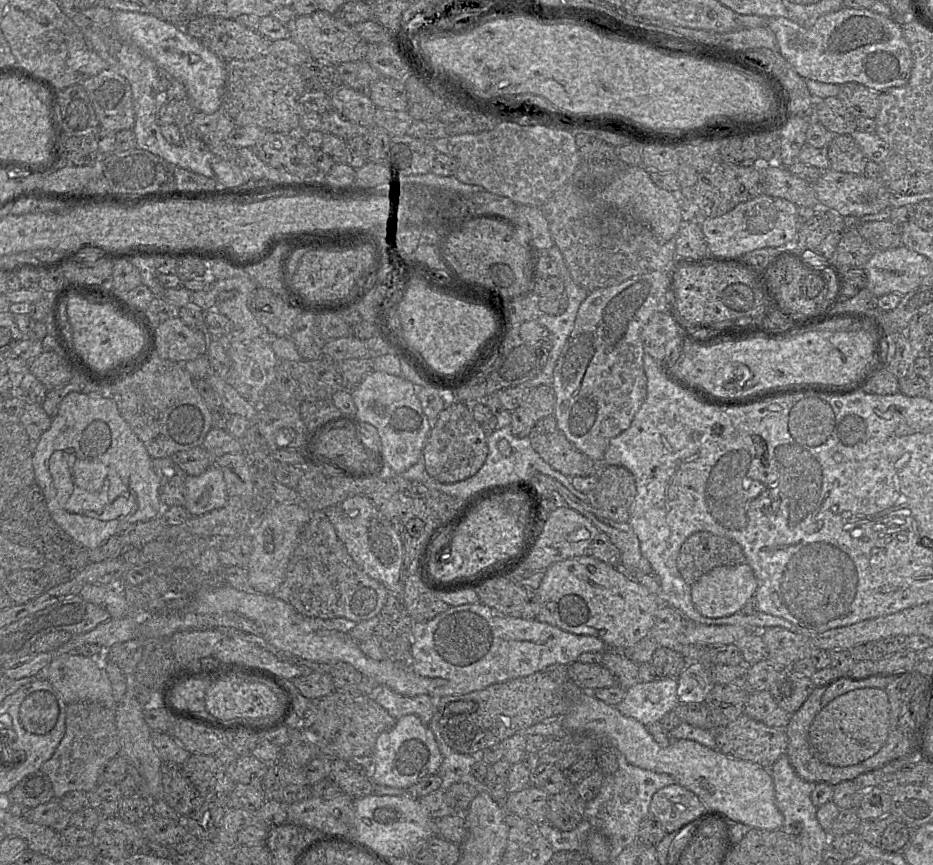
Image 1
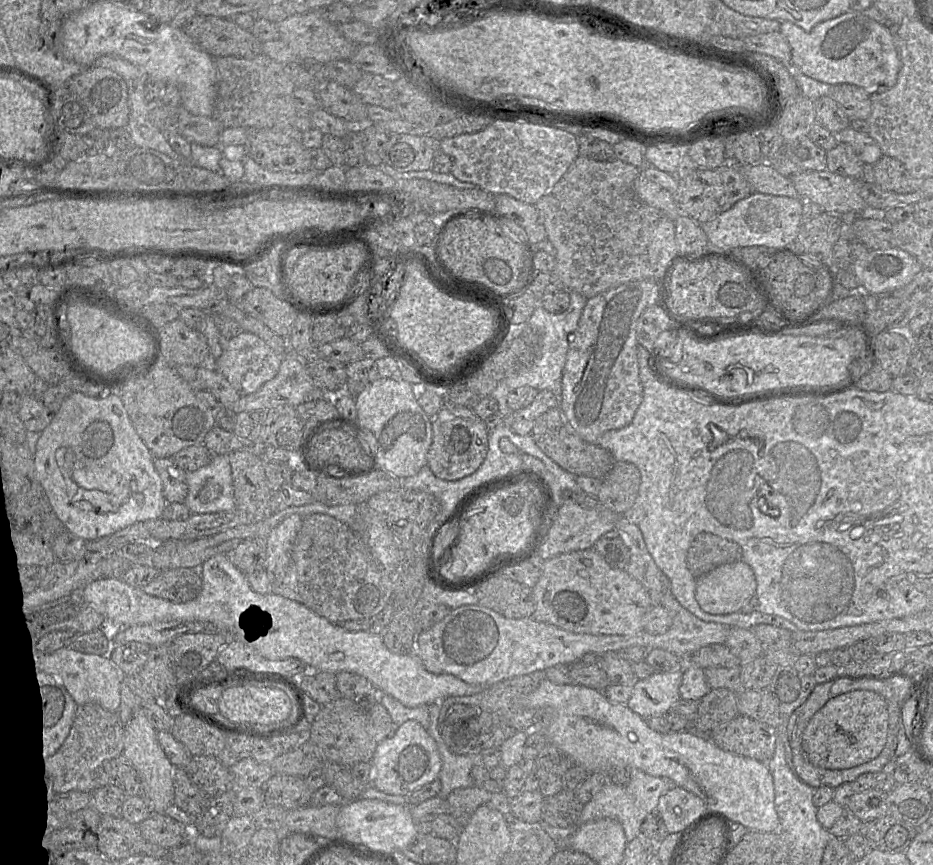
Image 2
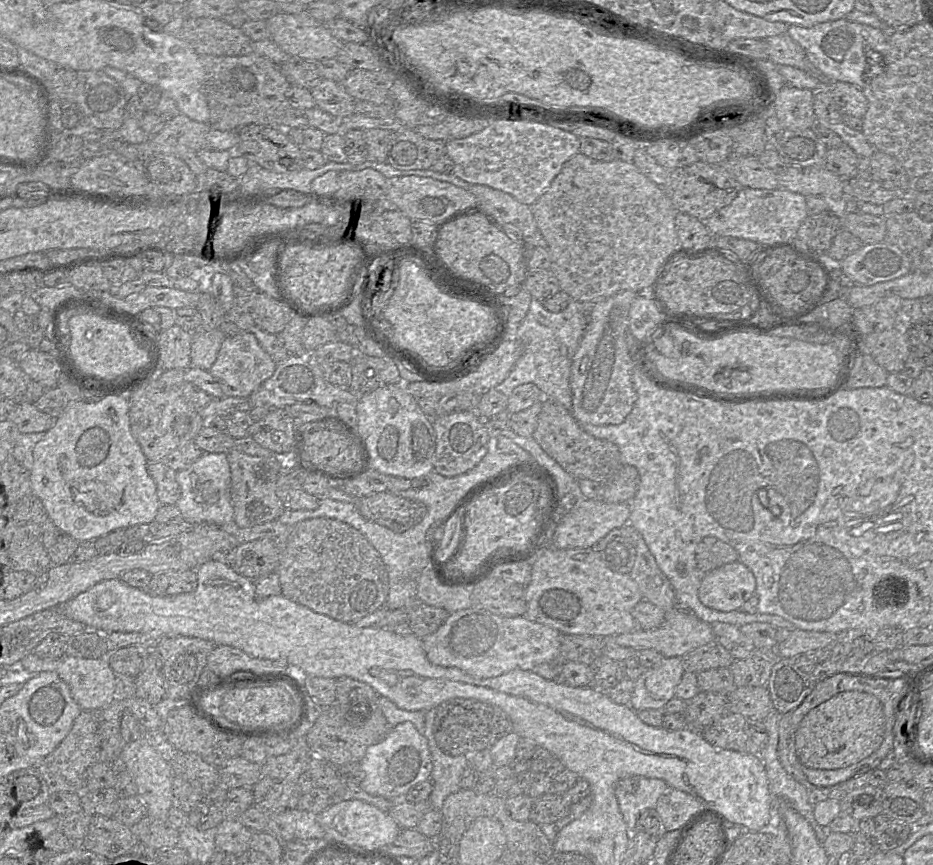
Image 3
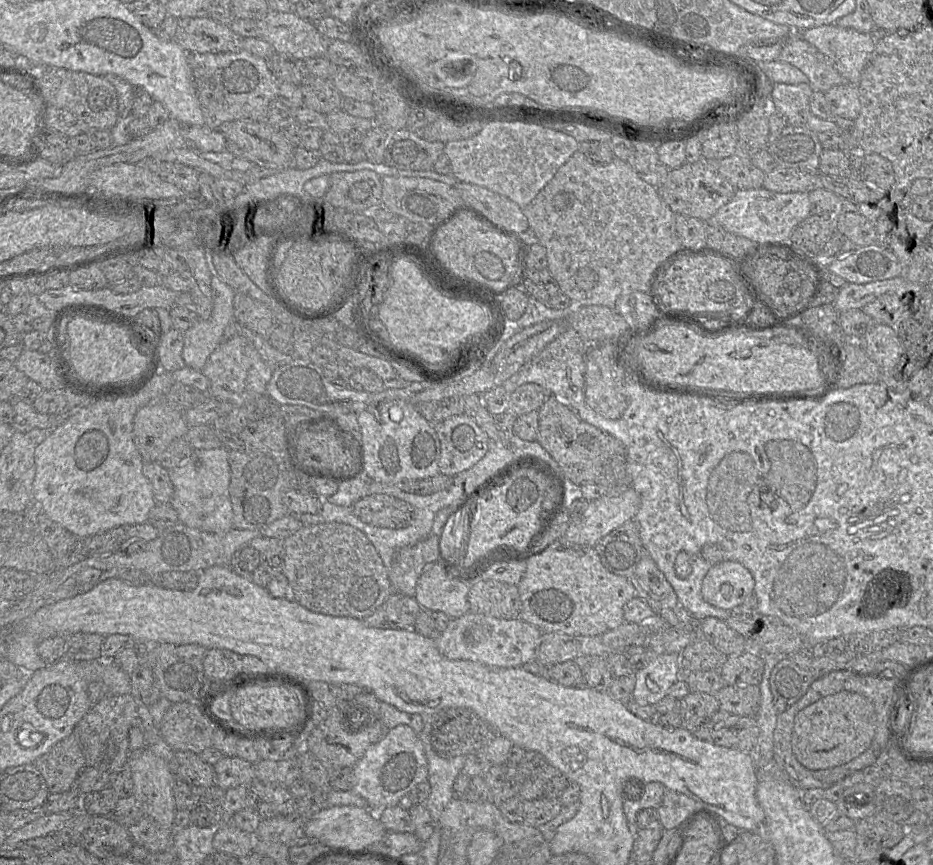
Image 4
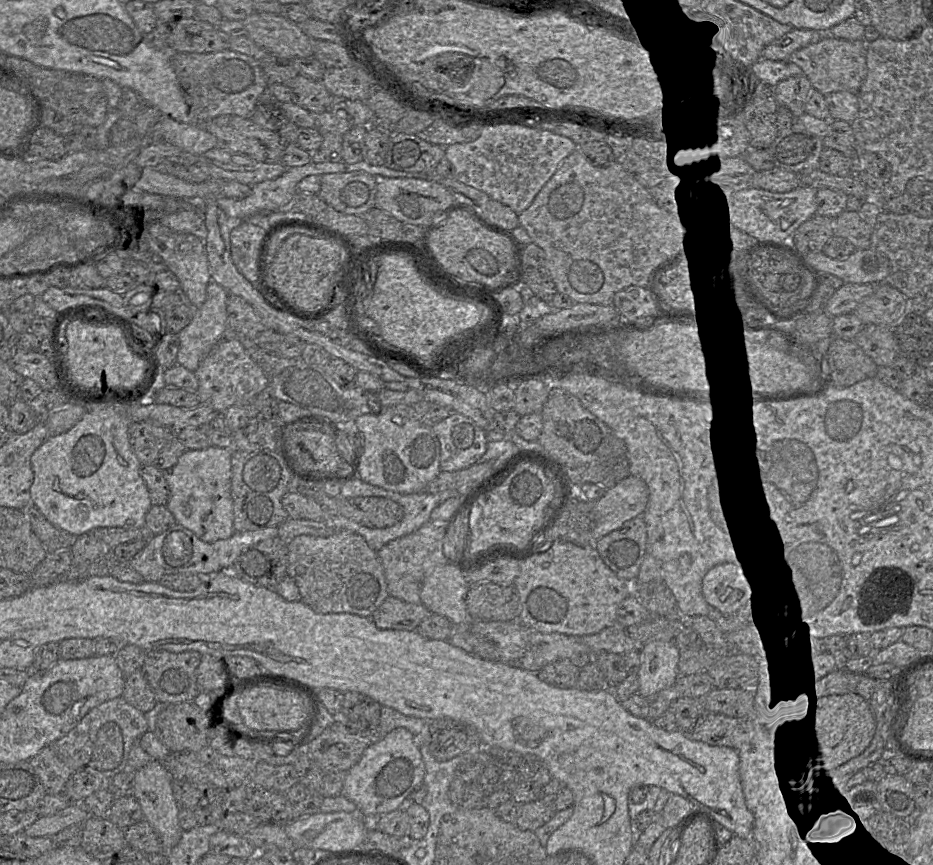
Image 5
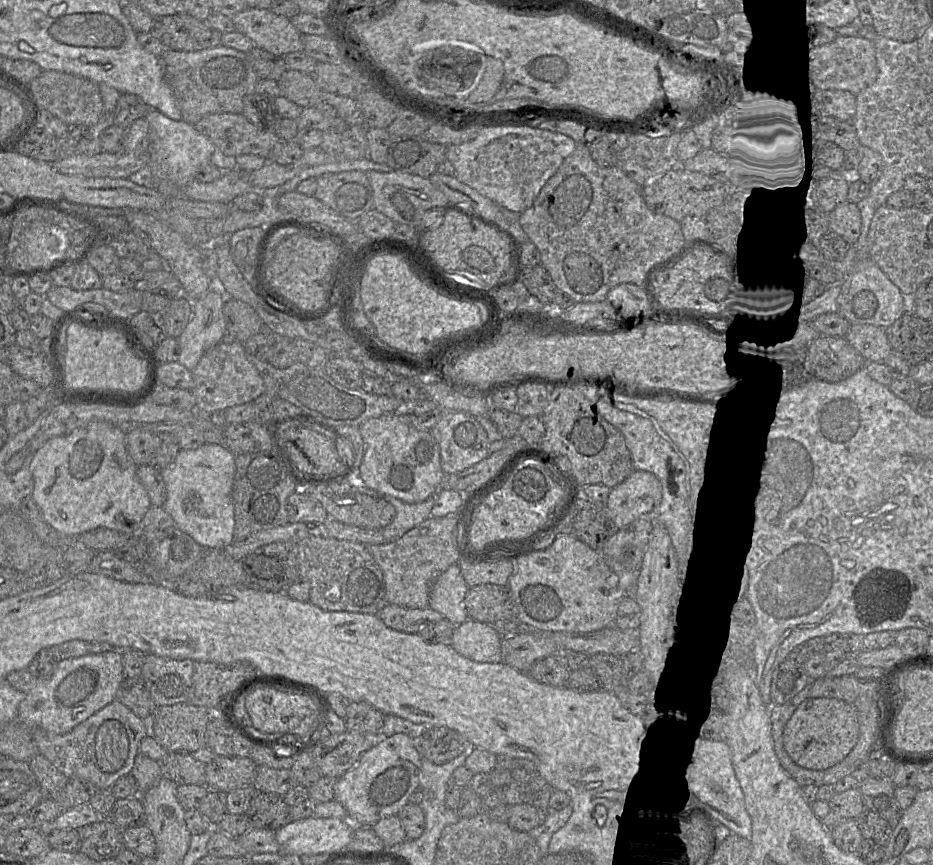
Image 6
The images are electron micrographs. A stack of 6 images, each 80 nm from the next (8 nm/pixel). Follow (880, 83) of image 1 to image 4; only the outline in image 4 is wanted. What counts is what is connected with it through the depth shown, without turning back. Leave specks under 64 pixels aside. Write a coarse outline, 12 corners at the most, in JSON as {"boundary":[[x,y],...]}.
{"boundary":[[826,24],[795,32],[858,84],[875,48],[869,33]]}

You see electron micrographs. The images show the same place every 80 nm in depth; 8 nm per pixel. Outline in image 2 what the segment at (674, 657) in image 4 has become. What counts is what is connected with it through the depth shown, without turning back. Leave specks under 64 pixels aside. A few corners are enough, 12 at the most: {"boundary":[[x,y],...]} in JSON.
{"boundary":[[683,670],[636,679],[627,706],[664,716],[680,698]]}

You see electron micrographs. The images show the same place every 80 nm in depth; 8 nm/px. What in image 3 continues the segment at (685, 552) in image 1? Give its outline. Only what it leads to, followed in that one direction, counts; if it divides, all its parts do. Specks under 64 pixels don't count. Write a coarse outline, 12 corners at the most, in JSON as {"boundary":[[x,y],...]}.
{"boundary":[[708,536],[697,545],[698,569],[708,573],[738,560],[731,545]]}

